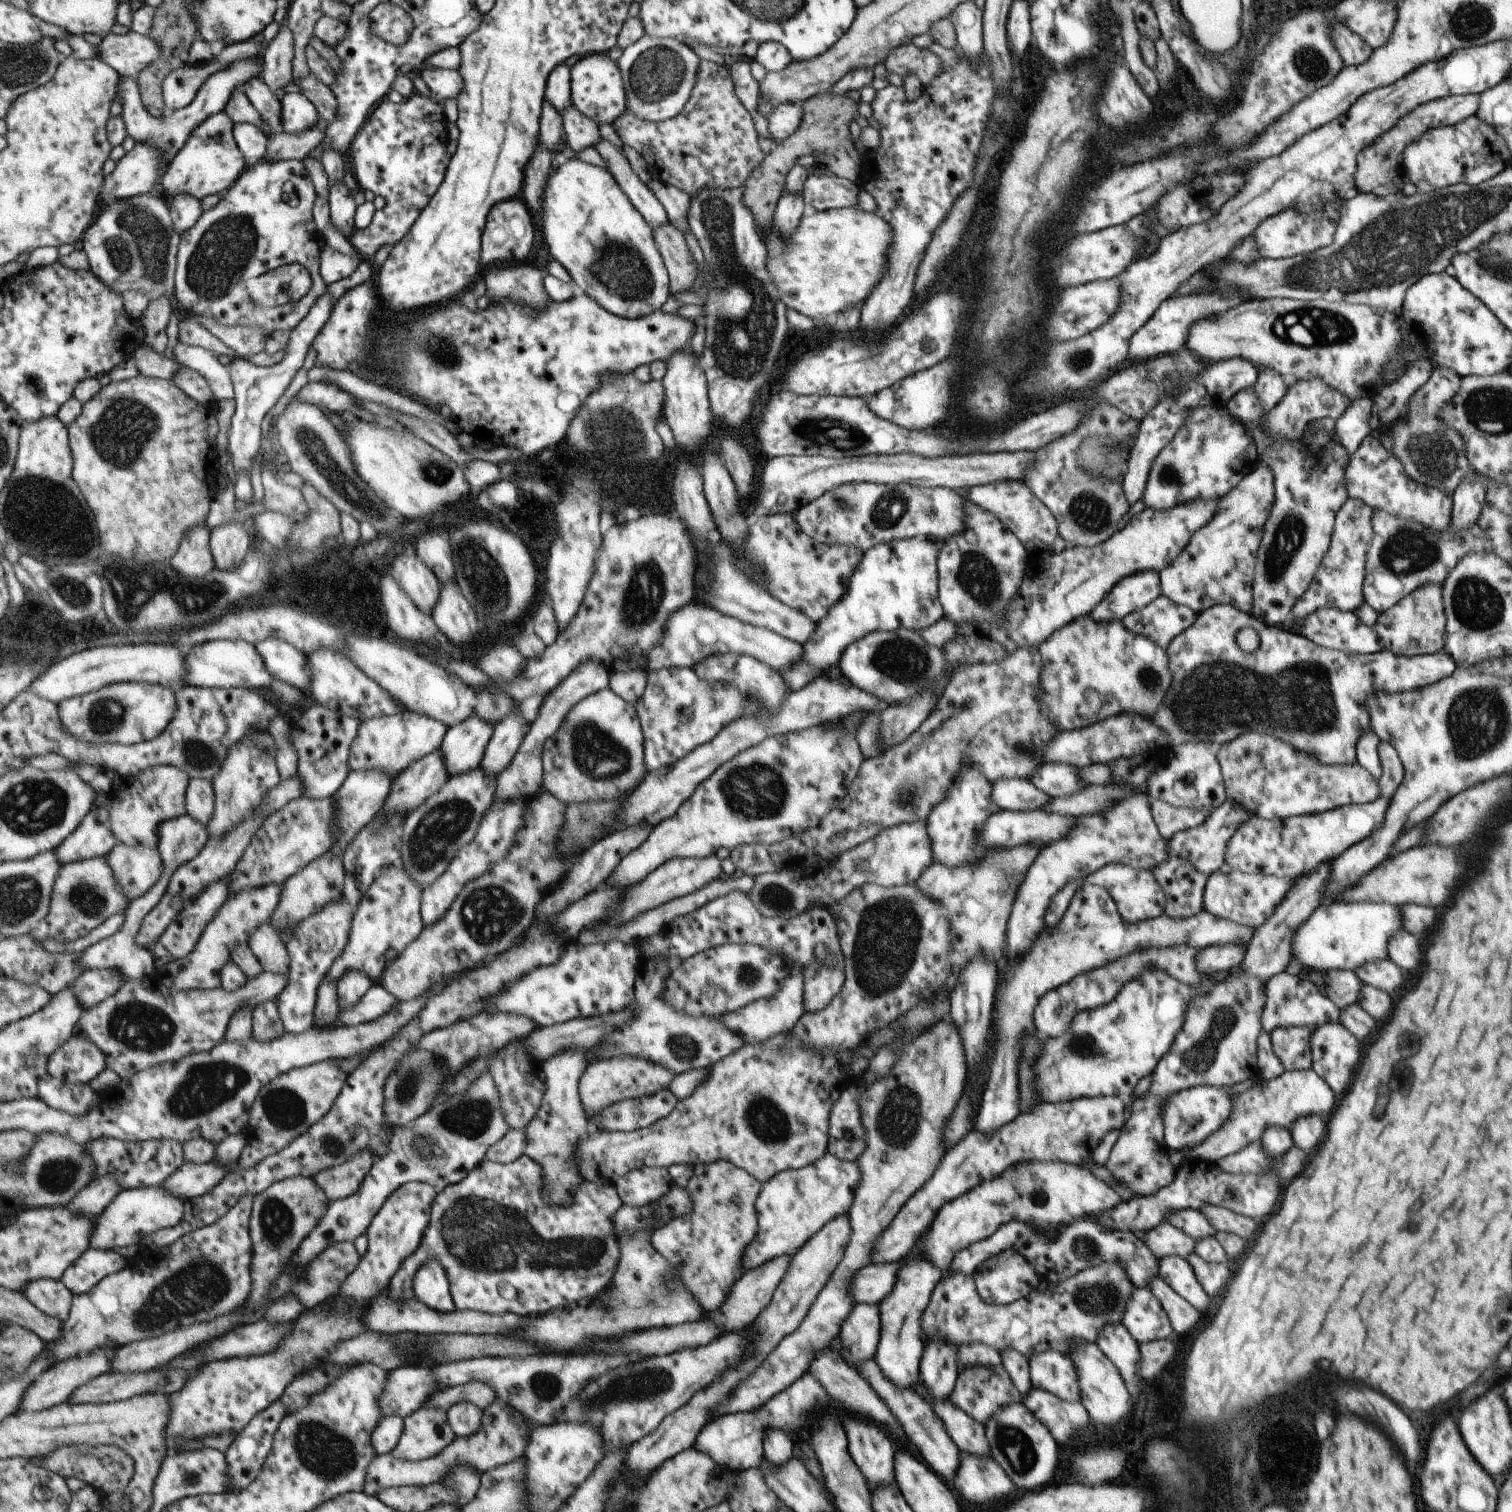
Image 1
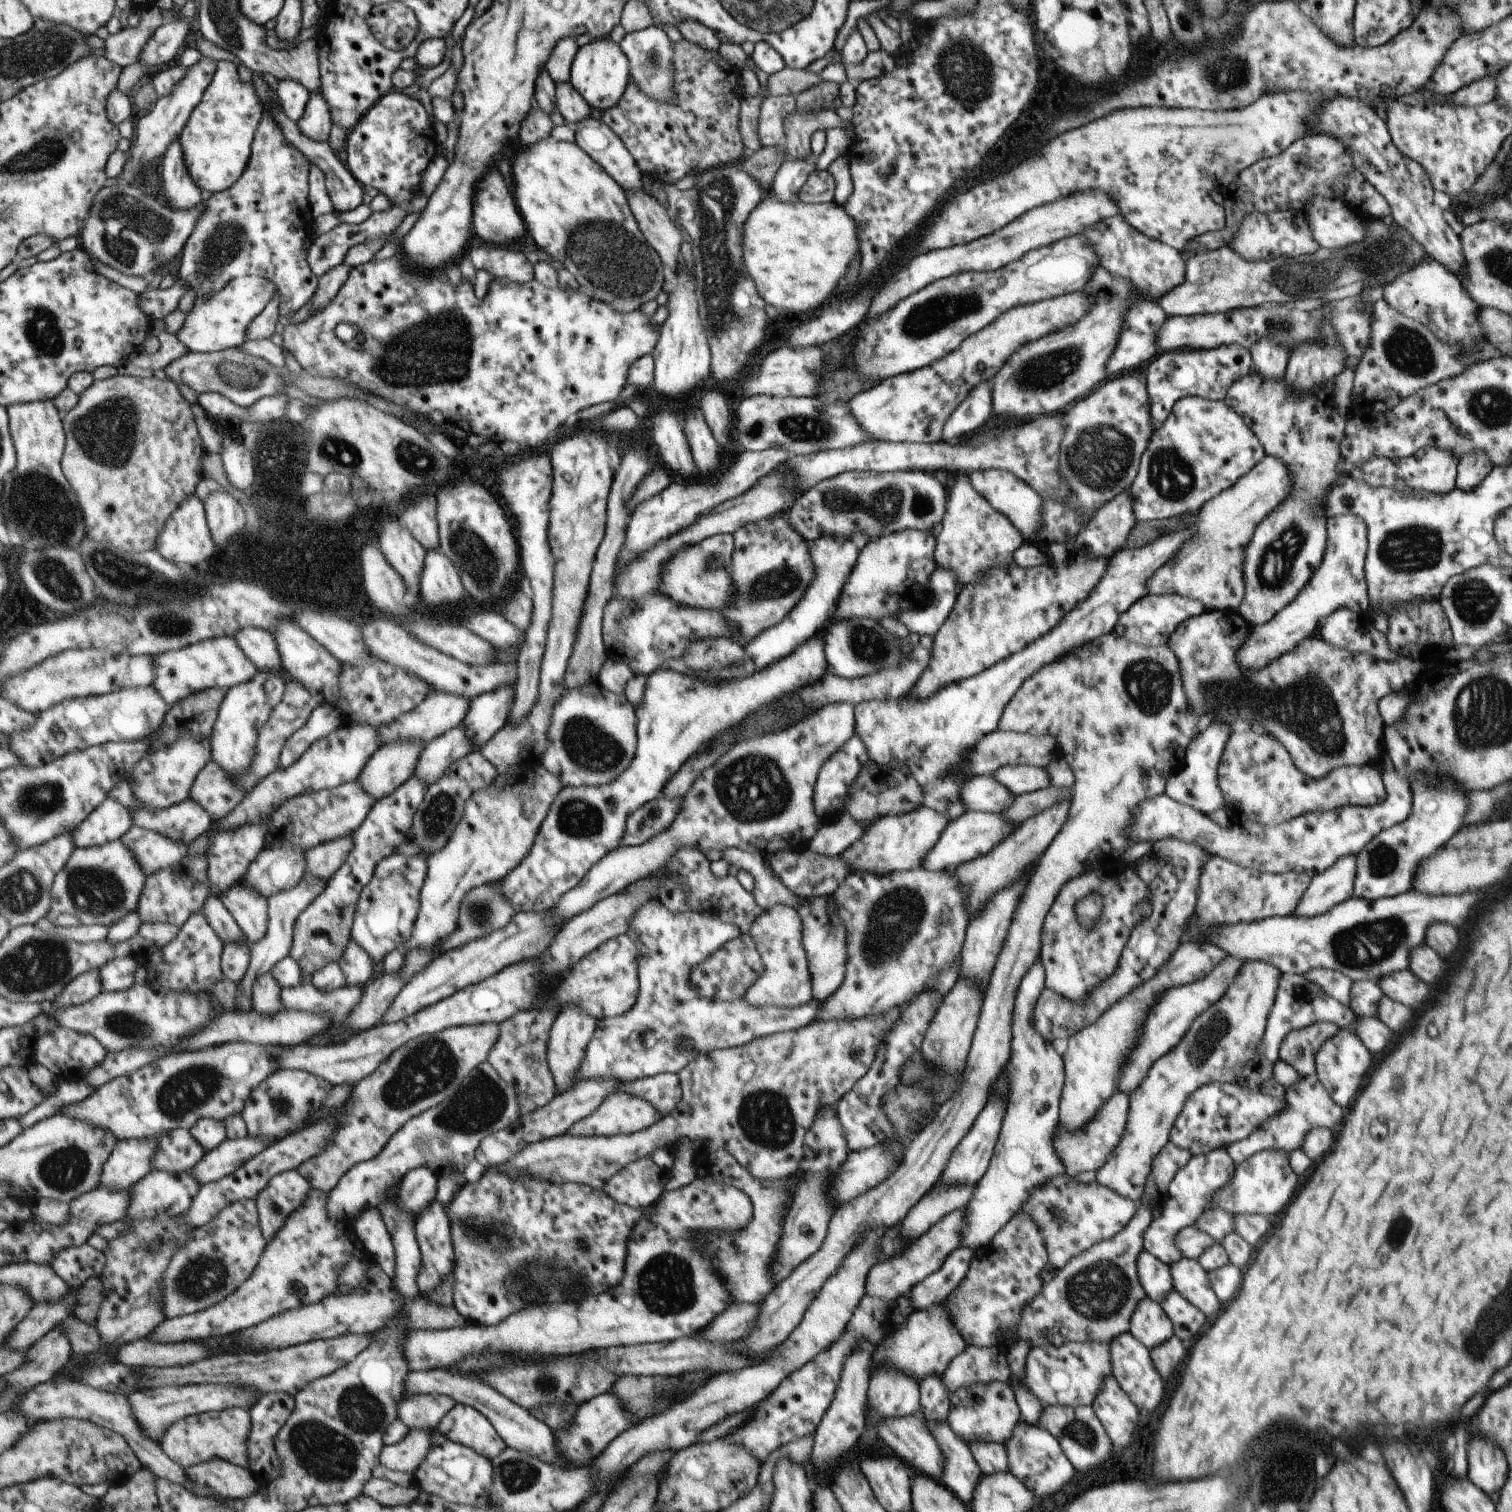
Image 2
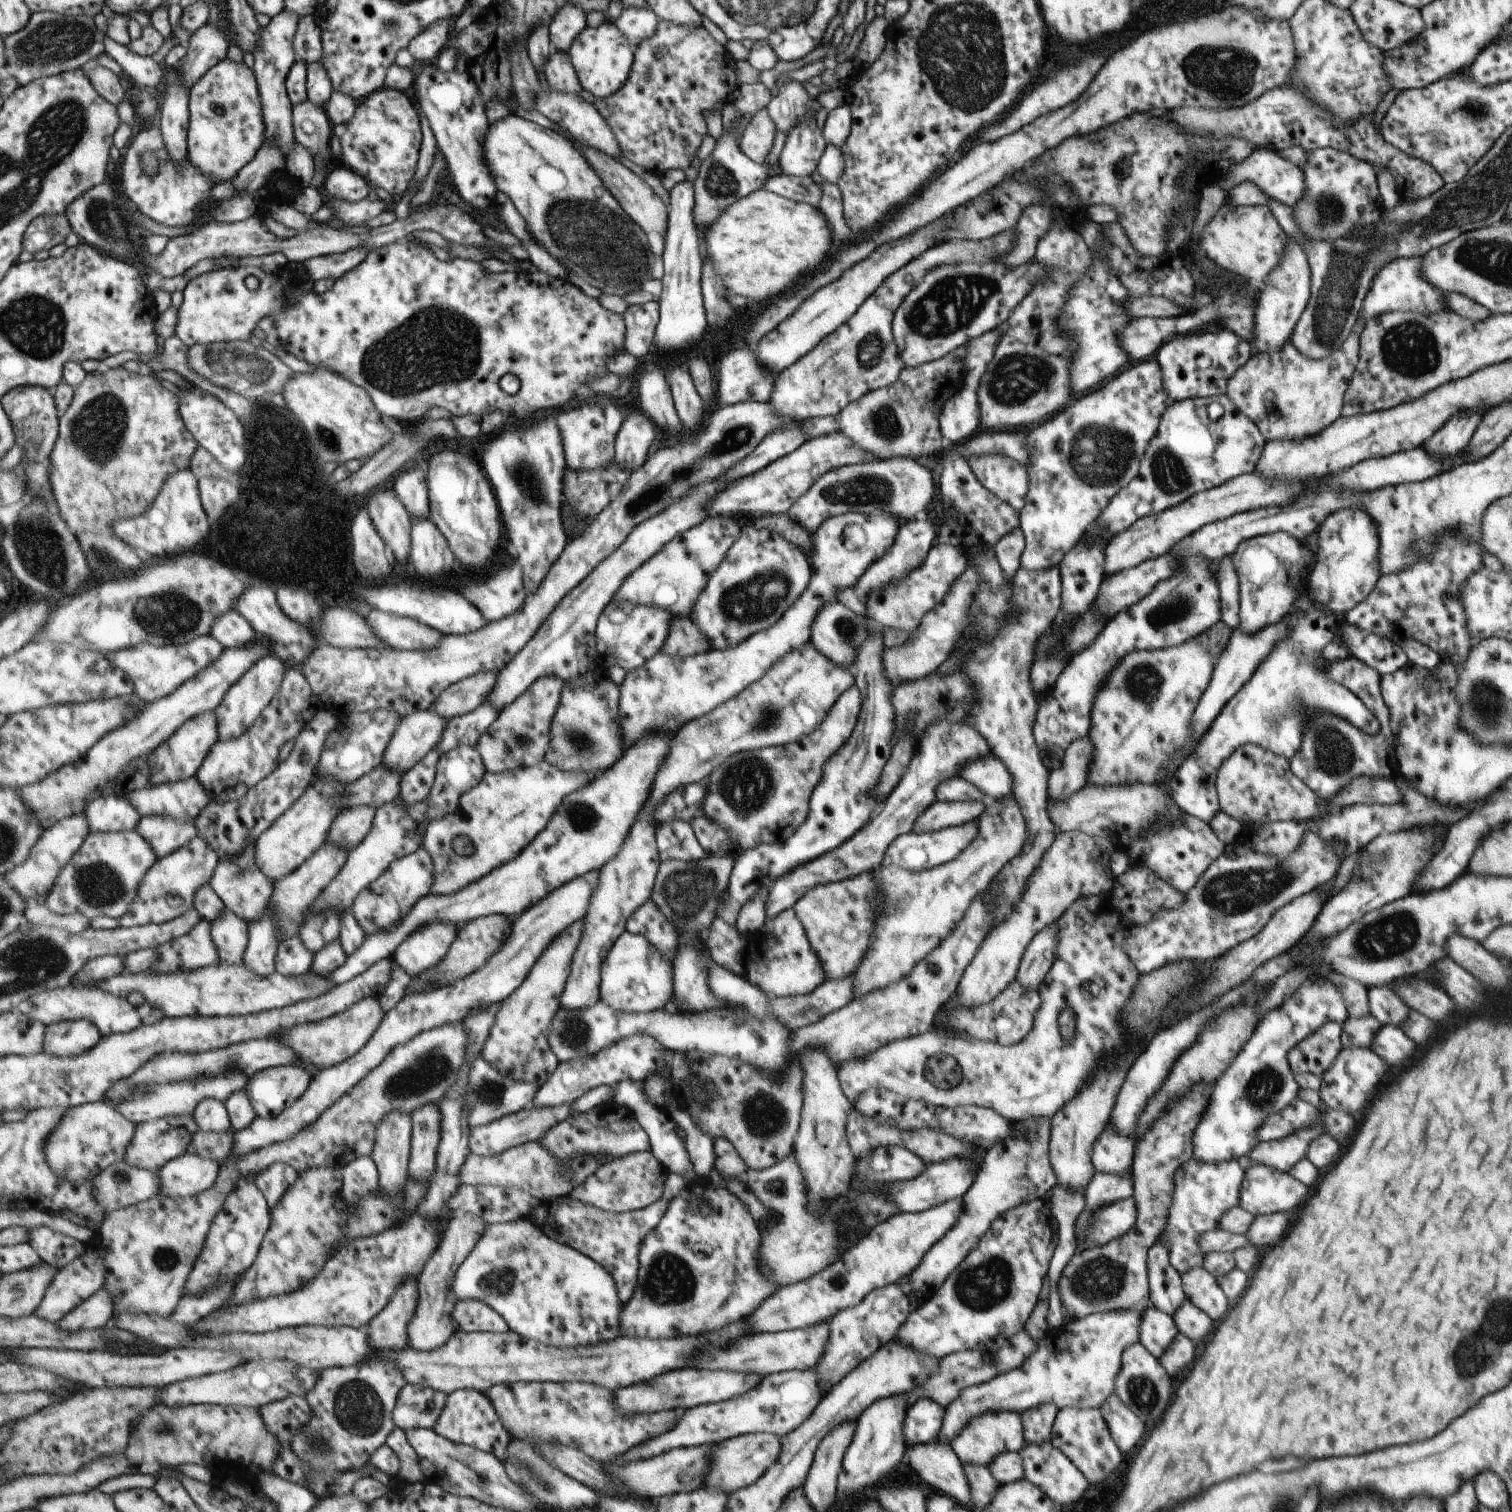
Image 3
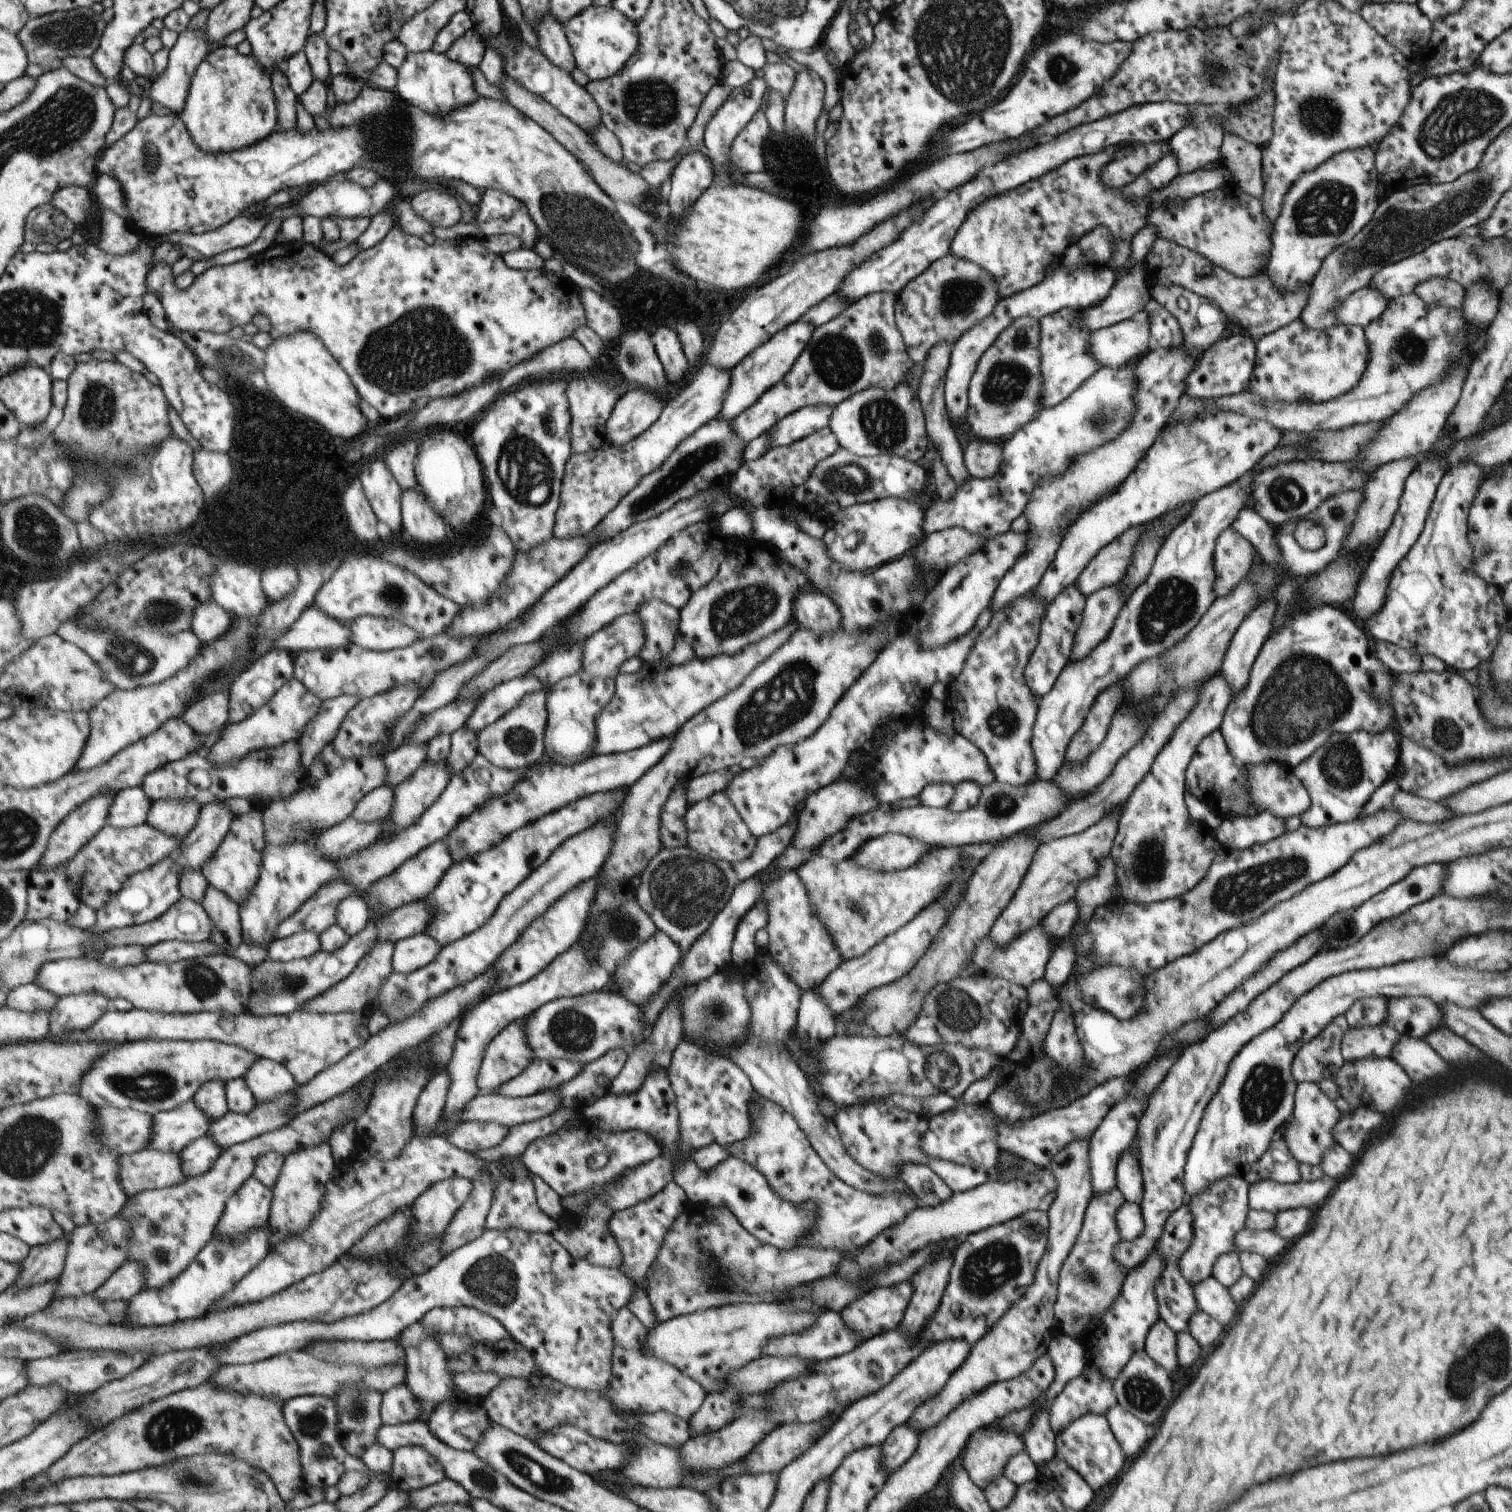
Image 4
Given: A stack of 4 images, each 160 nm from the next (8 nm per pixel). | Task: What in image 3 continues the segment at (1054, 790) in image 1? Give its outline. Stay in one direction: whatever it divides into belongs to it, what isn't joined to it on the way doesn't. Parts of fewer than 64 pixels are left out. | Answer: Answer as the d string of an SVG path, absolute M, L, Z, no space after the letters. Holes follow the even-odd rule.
M981 758L973 764L965 764L959 776L969 780L988 800L999 799L1012 794L1012 776L997 758Z

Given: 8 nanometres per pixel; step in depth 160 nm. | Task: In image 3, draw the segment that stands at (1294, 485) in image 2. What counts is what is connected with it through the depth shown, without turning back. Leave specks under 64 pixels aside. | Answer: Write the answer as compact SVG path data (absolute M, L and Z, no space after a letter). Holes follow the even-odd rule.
M1349 333L1345 342L1324 359L1301 356L1290 343L1279 351L1255 353L1226 382L1224 395L1243 413L1267 441L1301 440L1315 436L1340 417L1342 396L1358 359L1358 336ZM1273 532L1249 538L1233 551L1231 560L1238 576L1238 629L1251 634L1288 614L1287 610L1292 608L1300 588L1297 582L1311 562L1312 552L1301 546L1299 540L1287 532Z

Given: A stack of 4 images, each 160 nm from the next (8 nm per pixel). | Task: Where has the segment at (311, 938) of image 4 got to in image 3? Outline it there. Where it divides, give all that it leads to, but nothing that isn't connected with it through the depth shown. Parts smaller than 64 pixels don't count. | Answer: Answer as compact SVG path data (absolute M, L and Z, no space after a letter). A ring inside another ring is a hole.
M295 935L281 943L276 954L276 970L286 977L305 976L315 963L314 954Z

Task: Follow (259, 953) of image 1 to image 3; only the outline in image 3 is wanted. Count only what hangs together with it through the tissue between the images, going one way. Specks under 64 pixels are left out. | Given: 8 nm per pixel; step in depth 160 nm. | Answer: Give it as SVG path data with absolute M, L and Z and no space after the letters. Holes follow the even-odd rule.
M255 842L248 843L245 852L231 861L228 859L220 861L213 873L210 885L226 904L226 908L236 912L238 917L245 919L249 924L264 918L272 902L274 883L257 864Z

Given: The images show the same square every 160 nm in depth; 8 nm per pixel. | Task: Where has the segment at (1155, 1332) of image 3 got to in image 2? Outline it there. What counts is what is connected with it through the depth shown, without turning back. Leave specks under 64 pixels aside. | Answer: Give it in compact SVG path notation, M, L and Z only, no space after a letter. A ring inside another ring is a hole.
M1145 1295L1133 1309L1128 1331L1145 1348L1153 1348L1173 1335L1173 1327L1158 1302Z

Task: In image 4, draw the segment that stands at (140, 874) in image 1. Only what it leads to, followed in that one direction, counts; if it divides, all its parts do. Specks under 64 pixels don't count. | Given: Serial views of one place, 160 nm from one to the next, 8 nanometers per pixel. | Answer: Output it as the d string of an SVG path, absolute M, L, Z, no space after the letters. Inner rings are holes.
M159 801L152 804L146 823L167 836L183 839L197 826L202 808L197 801Z

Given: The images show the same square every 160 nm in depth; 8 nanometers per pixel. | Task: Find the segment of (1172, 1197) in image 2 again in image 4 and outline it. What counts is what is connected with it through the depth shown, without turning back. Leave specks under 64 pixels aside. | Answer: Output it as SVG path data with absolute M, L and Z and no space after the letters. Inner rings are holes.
M1227 1175L1213 1181L1204 1191L1188 1198L1185 1206L1192 1218L1192 1237L1187 1248L1178 1256L1178 1271L1190 1284L1200 1282L1210 1275L1210 1268L1221 1253L1235 1251L1233 1237L1235 1231L1244 1228L1244 1218L1247 1212L1248 1182L1243 1176Z

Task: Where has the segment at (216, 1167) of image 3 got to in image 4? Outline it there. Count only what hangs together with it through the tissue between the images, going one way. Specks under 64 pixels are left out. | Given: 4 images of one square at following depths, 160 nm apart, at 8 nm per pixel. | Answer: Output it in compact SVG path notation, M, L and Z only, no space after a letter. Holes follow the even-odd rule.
M205 1136L196 1140L179 1154L185 1176L200 1177L207 1174L216 1165L222 1152L212 1137Z

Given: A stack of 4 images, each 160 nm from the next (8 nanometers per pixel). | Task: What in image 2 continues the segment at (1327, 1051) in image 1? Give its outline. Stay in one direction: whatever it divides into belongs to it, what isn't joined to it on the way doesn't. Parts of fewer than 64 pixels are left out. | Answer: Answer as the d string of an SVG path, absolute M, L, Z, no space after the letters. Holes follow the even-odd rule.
M1337 1029L1333 1036L1320 1044L1314 1056L1314 1072L1317 1080L1329 1093L1335 1104L1341 1108L1351 1104L1363 1086L1363 1080L1373 1064L1372 1054L1365 1045L1357 1038L1357 1035L1347 1029Z

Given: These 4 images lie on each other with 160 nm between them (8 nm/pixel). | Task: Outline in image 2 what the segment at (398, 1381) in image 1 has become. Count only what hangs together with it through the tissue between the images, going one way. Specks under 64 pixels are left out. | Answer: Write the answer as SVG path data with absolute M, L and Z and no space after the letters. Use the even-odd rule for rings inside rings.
M439 1368L437 1370L423 1370L423 1372L409 1372L406 1380L403 1398L430 1394L453 1397L457 1403L465 1403L480 1412L495 1429L506 1447L529 1456L535 1456L547 1464L559 1462L559 1454L555 1452L555 1446L553 1446L551 1429L544 1422L529 1414L528 1410L523 1410L521 1406L513 1404L511 1400L493 1390L489 1385L481 1384L477 1380L469 1380L469 1378L465 1378L461 1374L453 1374L449 1370L439 1370Z

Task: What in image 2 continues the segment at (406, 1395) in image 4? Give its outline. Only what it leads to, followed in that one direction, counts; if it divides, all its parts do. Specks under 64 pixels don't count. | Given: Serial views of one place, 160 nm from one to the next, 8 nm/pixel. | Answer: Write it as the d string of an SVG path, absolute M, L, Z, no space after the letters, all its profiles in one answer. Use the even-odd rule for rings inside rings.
M415 1395L403 1398L399 1406L399 1418L412 1428L431 1431L437 1430L445 1415L457 1404L447 1395Z

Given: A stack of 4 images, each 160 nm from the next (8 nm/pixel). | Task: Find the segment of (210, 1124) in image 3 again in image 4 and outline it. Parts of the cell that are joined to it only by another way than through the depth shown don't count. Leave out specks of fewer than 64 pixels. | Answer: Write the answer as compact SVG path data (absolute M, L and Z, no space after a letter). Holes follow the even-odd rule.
M209 1081L200 1086L194 1101L213 1121L223 1119L230 1111L226 1084L221 1081Z

